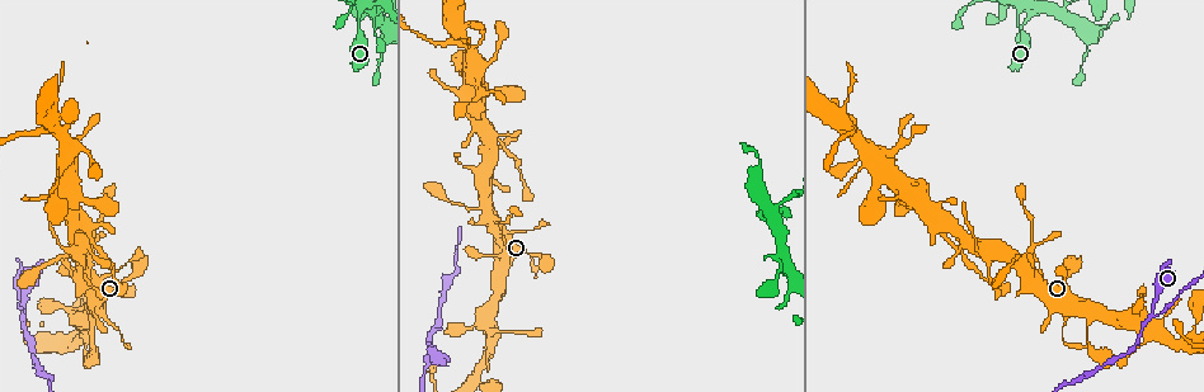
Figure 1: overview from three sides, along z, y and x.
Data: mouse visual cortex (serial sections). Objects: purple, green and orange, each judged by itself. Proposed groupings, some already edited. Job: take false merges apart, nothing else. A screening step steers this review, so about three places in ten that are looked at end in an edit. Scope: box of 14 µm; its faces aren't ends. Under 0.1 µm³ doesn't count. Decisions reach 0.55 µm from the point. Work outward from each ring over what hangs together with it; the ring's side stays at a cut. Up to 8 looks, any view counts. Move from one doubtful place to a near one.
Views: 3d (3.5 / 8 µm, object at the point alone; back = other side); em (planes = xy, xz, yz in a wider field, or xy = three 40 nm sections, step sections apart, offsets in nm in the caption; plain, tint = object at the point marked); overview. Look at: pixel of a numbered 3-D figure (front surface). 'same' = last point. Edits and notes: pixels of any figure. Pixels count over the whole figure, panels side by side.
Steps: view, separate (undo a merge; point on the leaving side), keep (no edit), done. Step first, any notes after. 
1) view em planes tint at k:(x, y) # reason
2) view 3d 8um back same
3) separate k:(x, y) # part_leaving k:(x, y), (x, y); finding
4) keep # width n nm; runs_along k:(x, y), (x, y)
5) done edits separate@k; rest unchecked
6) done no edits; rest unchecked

view 3d 3.5um at 1:(21, 314)

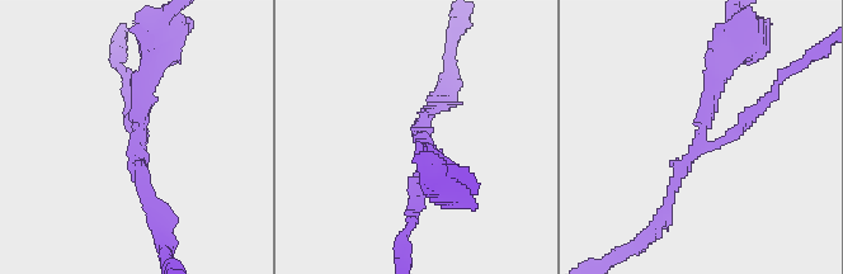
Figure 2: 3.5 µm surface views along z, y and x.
view em xy step 1 tint at 2:(425, 138) # need the tissue

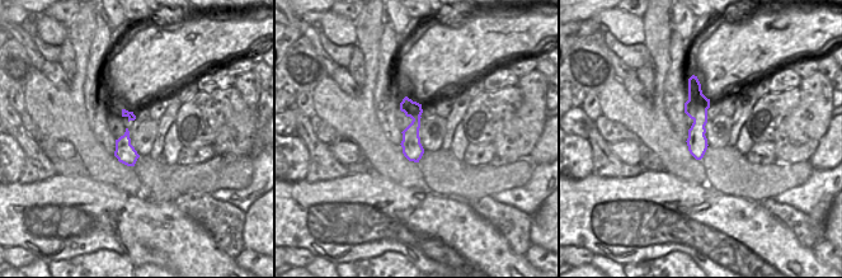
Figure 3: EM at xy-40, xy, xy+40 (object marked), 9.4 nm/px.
keep # arms 3; runs_along 2:(729, 62), (703, 140), (667, 209); one cell here

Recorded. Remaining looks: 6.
view 3d 8um at 1:(961, 246) # small branch off a trunk

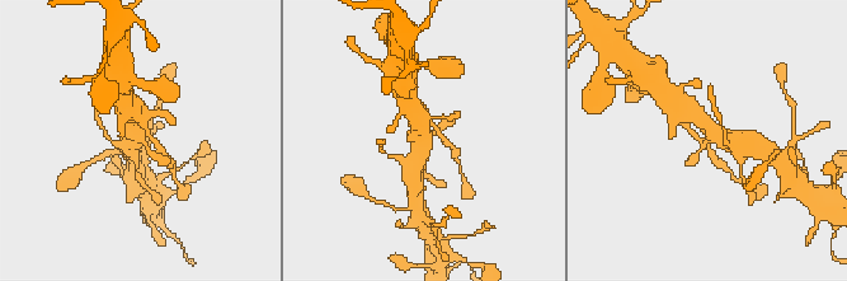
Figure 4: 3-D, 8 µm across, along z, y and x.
view 3d 3.5um at 4:(143, 139)

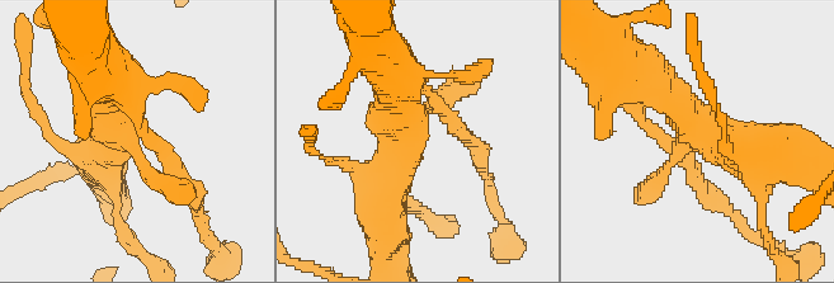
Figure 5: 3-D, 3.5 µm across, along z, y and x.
view em planes tint at 5:(126, 144)

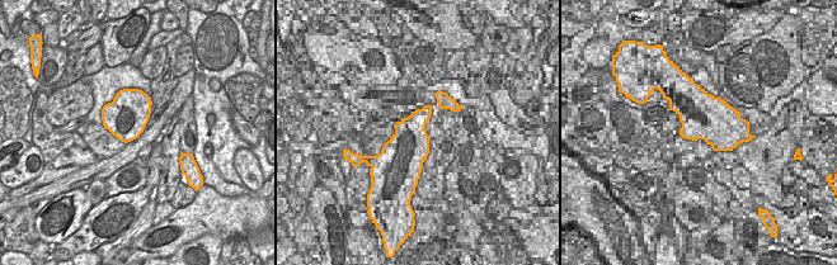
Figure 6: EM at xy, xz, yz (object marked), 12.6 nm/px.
keep # runs_along 5:(768, 159), (635, 78); all the same cell

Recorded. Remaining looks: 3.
view 3d 8um at 1:(448, 43) # looks like a crossing

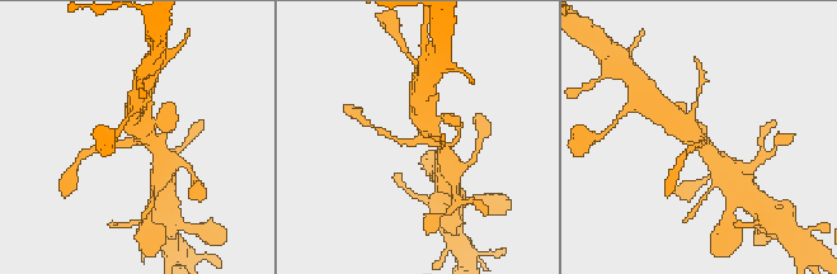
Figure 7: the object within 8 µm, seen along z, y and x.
view 3d 3.5um at 7:(134, 144)

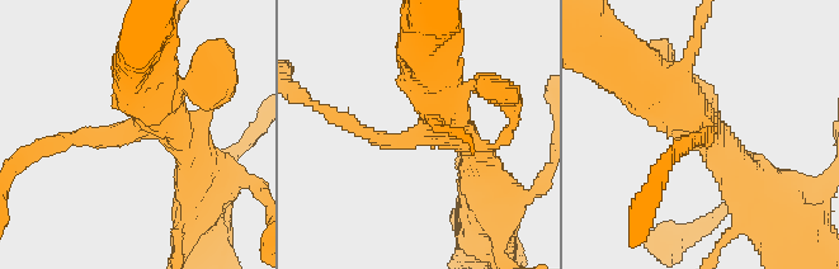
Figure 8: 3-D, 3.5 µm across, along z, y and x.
view em planes tint at 8:(129, 129) # need the tissue

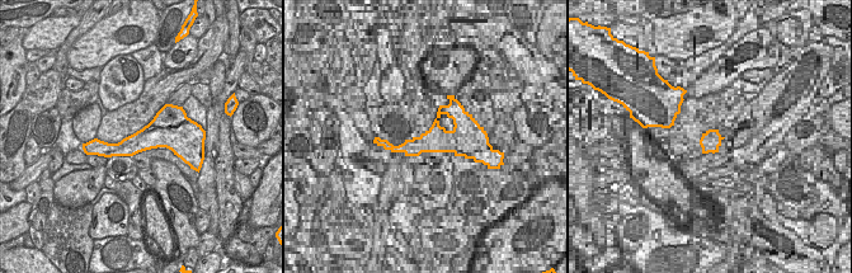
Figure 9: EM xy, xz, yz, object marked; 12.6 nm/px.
keep # runs_along 8:(724, 151), (701, 119), (606, 46); one cell here

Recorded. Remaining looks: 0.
done no edits; rest unchecked

